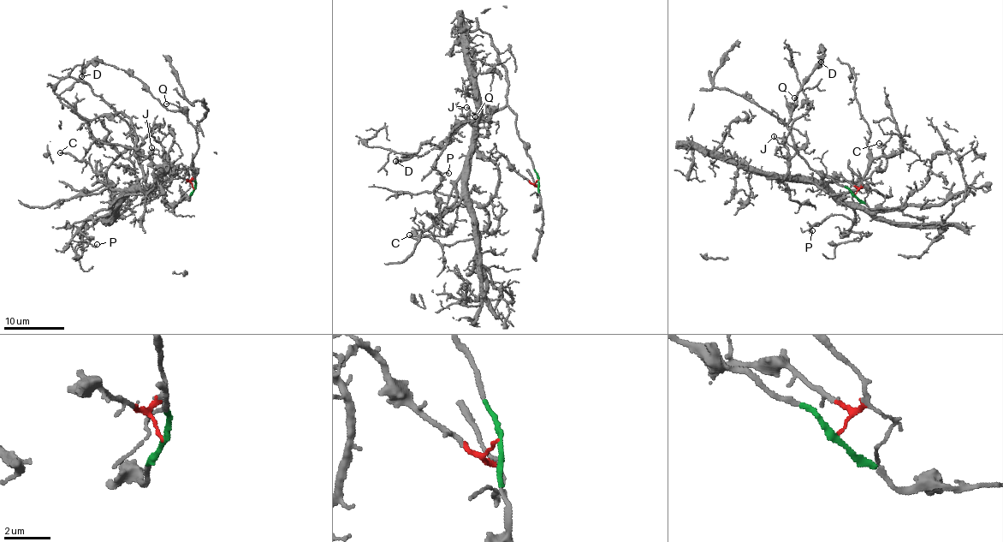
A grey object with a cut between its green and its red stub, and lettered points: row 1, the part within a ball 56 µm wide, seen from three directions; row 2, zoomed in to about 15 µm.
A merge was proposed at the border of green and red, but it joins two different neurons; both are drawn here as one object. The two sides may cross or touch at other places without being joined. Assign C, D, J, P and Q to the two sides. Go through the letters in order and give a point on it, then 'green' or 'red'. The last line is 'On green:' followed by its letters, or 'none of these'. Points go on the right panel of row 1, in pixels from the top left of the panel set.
C: (879, 143) | red
D: (821, 62) | green
J: (774, 136) | red
P: (812, 230) | red
Q: (794, 98) | green
On green: D, Q

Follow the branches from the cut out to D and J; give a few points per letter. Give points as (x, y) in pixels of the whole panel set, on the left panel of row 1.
D: (194, 188), (195, 127), (183, 114), (109, 63), (91, 62), (80, 76)
J: (194, 188), (178, 174), (151, 191), (142, 187), (147, 190), (165, 179), (150, 158), (151, 146)

